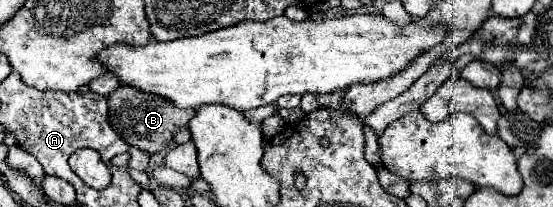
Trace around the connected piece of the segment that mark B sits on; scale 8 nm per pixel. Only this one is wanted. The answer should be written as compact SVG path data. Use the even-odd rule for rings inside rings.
M122 85L116 91L112 91L112 99L108 95L108 105L110 105L110 125L124 137L124 141L148 153L164 151L172 141L174 133L182 127L188 127L190 119L196 115L194 109L180 109L172 105L172 101L166 101L164 97L144 93L130 85Z

